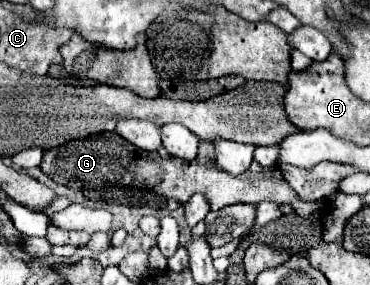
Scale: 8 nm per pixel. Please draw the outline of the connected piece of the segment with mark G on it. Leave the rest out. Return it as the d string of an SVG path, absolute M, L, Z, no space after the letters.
M104 132L98 136L72 140L64 146L44 150L40 168L54 182L64 184L72 190L100 190L100 186L138 186L138 188L146 186L178 202L186 202L194 192L202 192L206 194L212 210L218 210L230 204L260 204L264 200L270 200L276 204L292 204L294 212L320 212L328 204L326 198L316 202L302 200L288 186L288 182L282 180L282 174L278 174L278 168L262 168L258 162L252 162L248 172L242 172L240 176L232 176L224 170L218 170L216 166L208 166L210 154L212 154L212 144L202 142L202 156L194 158L192 162L180 160L180 158L162 158L154 152L138 150L134 144L130 144L116 132Z

